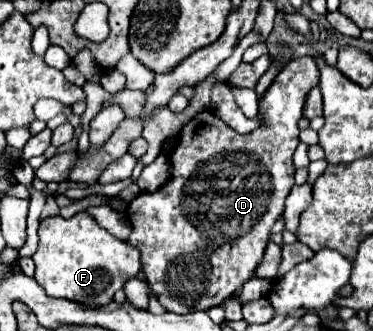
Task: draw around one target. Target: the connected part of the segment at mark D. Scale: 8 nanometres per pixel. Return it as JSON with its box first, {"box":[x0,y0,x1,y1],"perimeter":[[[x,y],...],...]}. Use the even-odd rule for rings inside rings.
{"box":[126,56,320,314],"perimeter":[[[304,56],[304,58],[296,58],[296,60],[290,60],[288,66],[284,66],[280,70],[280,74],[274,78],[272,86],[268,88],[268,92],[260,98],[260,112],[264,114],[262,118],[262,126],[258,130],[254,130],[252,134],[238,134],[234,132],[230,126],[226,126],[222,120],[214,120],[212,124],[206,124],[206,126],[198,126],[194,130],[194,122],[186,124],[180,132],[180,140],[178,140],[178,146],[174,148],[174,152],[170,154],[170,162],[172,162],[172,178],[156,192],[148,194],[148,192],[142,192],[138,194],[126,208],[126,216],[130,220],[130,226],[132,226],[132,232],[128,236],[128,244],[138,248],[140,254],[142,254],[142,272],[146,276],[146,282],[150,284],[152,288],[152,294],[158,298],[158,302],[168,310],[168,312],[174,312],[174,314],[188,314],[192,310],[208,310],[212,306],[218,306],[222,304],[228,296],[236,294],[244,282],[248,282],[252,276],[254,276],[254,270],[256,266],[260,264],[262,256],[264,256],[264,250],[266,250],[266,244],[268,244],[268,238],[270,238],[270,230],[274,226],[274,222],[282,216],[284,212],[284,200],[288,196],[288,190],[292,190],[294,186],[294,164],[292,164],[292,154],[296,150],[296,146],[300,144],[298,140],[298,120],[302,118],[302,108],[304,108],[304,100],[306,100],[306,94],[318,86],[318,80],[320,80],[320,70],[316,66],[316,60],[312,56]]]}

